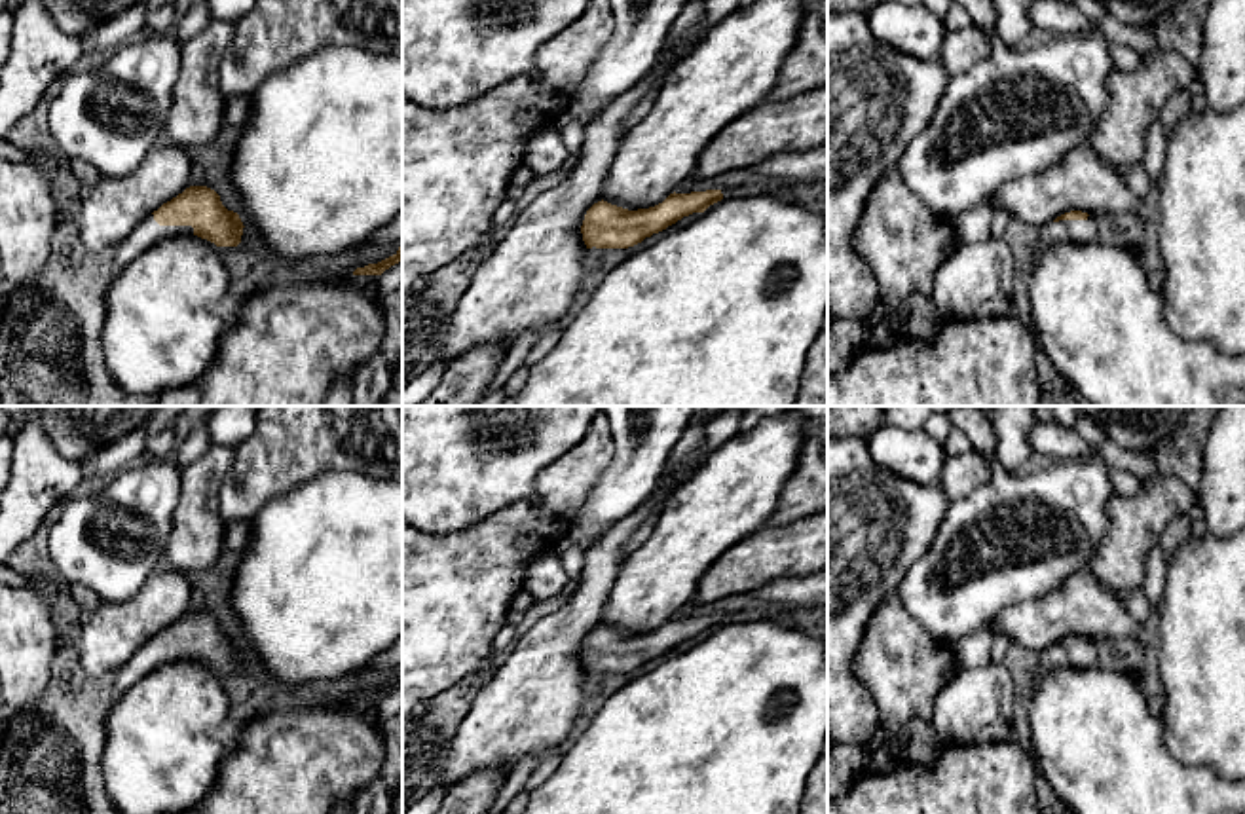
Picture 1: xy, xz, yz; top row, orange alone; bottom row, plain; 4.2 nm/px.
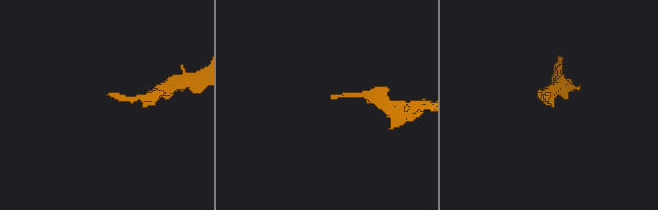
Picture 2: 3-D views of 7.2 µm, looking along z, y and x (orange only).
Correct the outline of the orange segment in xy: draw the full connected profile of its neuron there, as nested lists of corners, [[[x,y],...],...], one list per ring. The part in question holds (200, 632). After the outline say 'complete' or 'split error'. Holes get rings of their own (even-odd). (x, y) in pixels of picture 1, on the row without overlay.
[[[190,611],[148,639],[112,674],[114,694],[123,696],[152,670],[175,660],[197,660],[216,672],[237,672],[243,653],[239,639],[228,636],[214,615],[207,611]]]; split error

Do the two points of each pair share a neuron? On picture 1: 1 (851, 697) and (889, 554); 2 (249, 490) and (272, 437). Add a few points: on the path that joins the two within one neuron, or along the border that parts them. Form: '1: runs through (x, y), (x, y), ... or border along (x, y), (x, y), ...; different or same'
1: runs through (847, 661), (847, 598), (854, 591); same
2: runs through (255, 477), (272, 460), (272, 450); same

